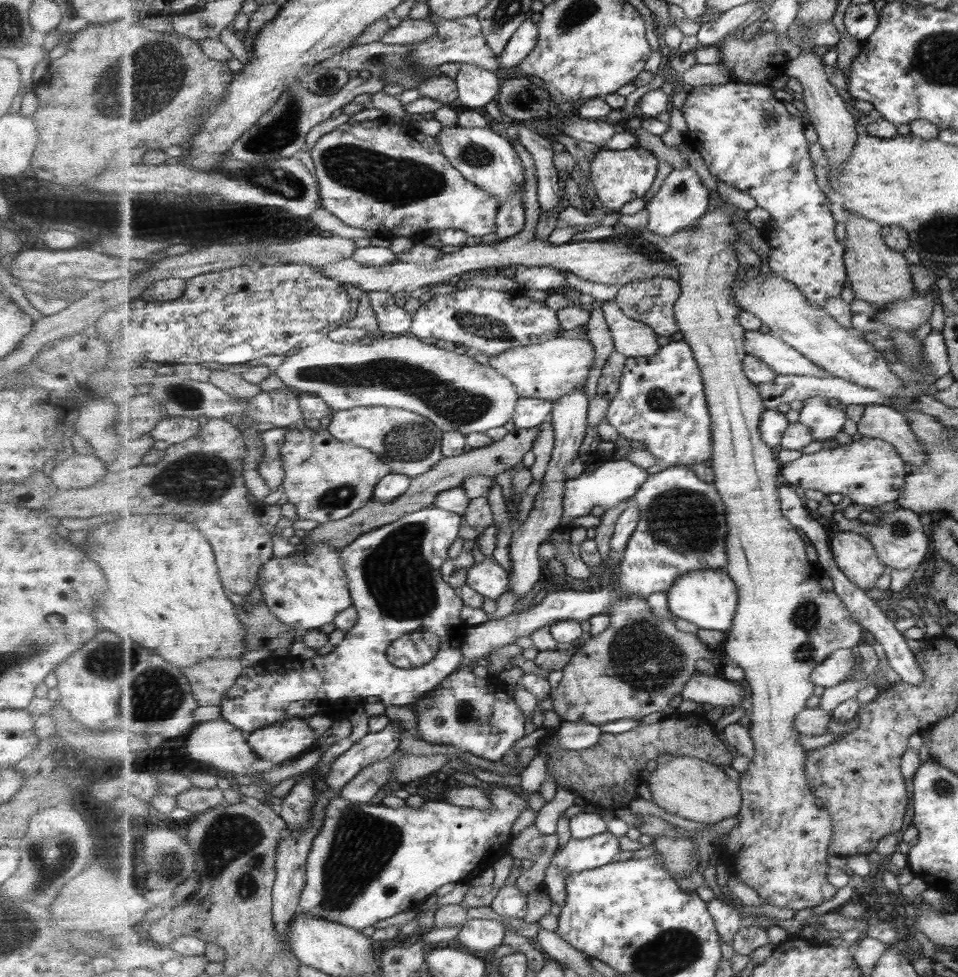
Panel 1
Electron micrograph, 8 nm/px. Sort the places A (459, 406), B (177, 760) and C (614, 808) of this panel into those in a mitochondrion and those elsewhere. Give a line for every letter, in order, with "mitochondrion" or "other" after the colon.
A: mitochondrion
B: other
C: other

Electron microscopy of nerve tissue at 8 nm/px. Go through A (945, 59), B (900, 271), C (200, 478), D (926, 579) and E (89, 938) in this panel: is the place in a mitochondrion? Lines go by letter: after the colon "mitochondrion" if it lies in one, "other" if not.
A: mitochondrion
B: other
C: mitochondrion
D: other
E: other

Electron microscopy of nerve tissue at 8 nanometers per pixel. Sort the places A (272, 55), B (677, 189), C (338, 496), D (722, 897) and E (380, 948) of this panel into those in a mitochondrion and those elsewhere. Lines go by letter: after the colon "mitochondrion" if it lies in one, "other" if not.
A: other
B: mitochondrion
C: mitochondrion
D: other
E: other

